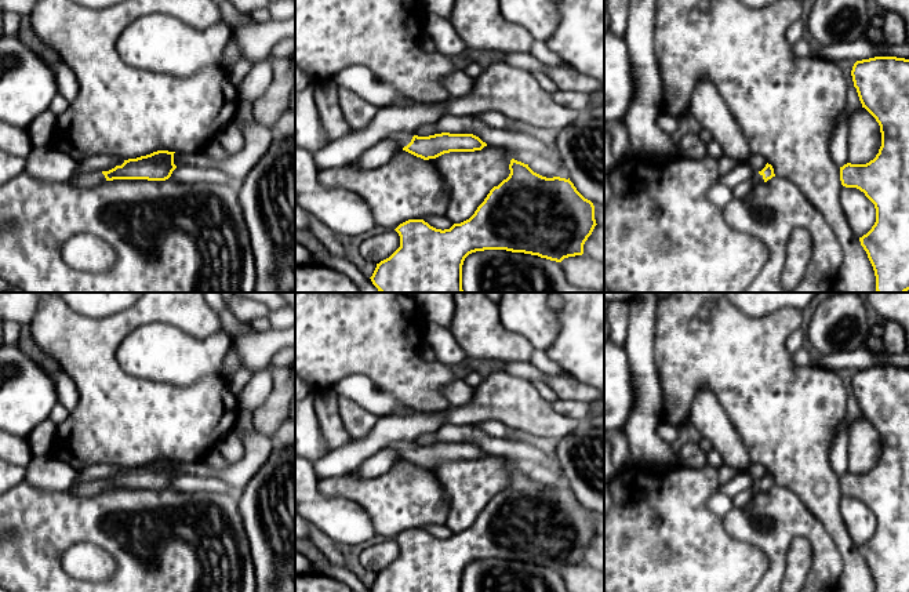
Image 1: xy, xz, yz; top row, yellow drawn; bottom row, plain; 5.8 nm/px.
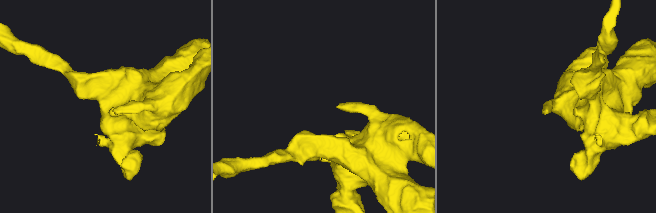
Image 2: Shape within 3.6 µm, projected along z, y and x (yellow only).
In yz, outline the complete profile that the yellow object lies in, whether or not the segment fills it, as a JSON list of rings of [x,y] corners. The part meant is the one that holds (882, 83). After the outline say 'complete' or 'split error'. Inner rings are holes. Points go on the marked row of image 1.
[[[875,57],[857,61],[851,70],[862,108],[879,123],[881,146],[866,164],[847,163],[840,167],[846,188],[857,188],[875,204],[876,222],[859,237],[876,276],[877,293],[909,290],[909,59]]]; complete

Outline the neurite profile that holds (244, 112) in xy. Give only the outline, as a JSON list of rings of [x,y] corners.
[[[247,99],[239,101],[237,115],[236,120],[240,120],[241,123],[254,123],[254,115],[252,115],[252,103]]]

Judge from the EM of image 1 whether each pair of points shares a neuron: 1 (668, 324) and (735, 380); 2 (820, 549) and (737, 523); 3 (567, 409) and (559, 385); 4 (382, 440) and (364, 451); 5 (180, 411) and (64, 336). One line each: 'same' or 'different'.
1: same
2: same
3: different
4: same
5: same

